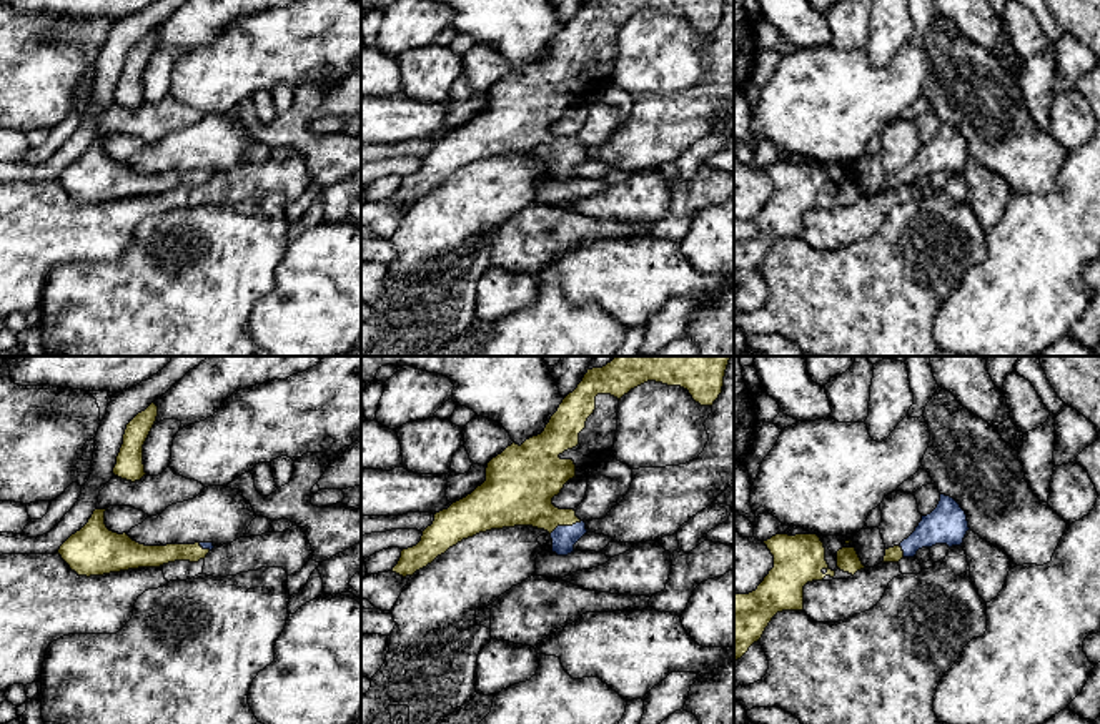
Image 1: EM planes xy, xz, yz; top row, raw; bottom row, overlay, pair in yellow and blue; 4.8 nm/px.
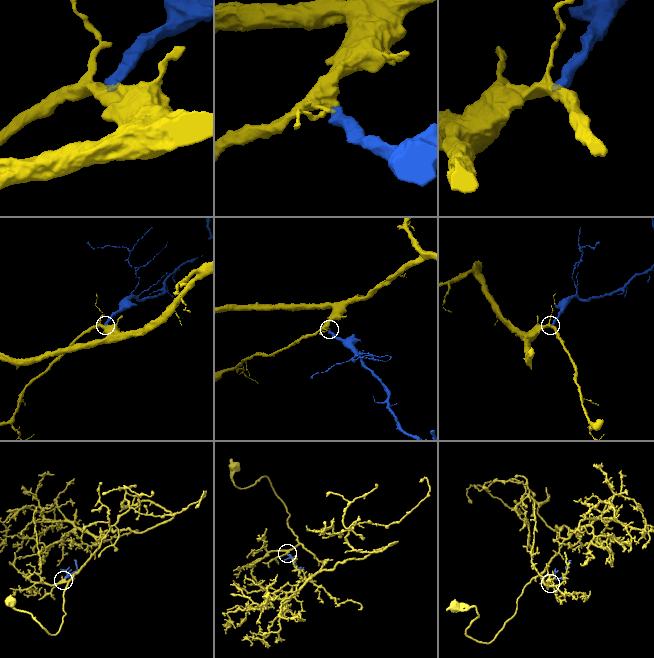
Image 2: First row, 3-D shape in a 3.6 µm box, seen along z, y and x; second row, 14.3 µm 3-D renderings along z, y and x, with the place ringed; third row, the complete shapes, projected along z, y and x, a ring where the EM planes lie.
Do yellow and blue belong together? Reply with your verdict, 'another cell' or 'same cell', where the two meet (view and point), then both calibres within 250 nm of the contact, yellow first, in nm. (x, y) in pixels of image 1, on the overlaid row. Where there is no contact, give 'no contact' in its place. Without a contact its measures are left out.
same cell | xz (564, 525) | 280/120 nm

